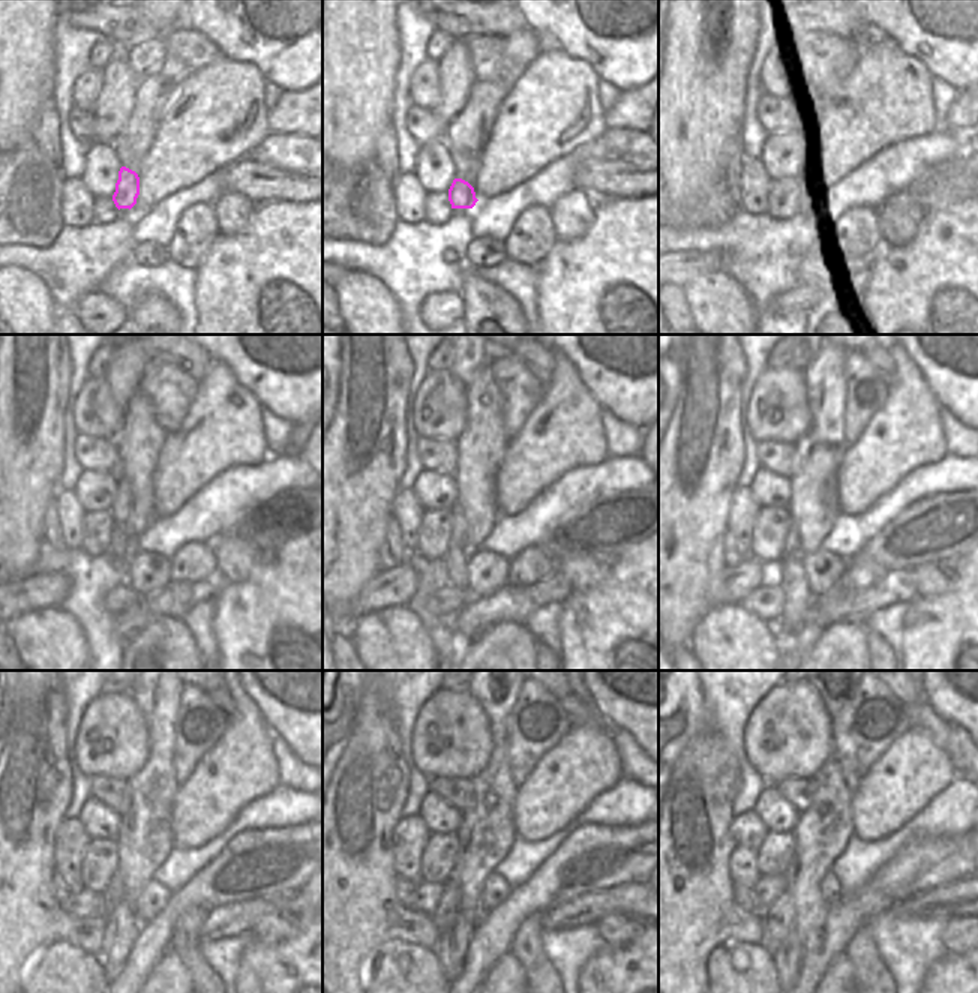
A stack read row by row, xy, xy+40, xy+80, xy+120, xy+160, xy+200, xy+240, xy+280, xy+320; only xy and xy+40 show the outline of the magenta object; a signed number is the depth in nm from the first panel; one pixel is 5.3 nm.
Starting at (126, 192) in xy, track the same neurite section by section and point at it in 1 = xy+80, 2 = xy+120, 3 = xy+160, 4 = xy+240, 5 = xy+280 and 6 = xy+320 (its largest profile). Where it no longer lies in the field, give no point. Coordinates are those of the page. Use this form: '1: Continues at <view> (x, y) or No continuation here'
1: Continues at xy+80 (795, 200)
2: Continues at xy+120 (122, 549)
3: Continues at xy+160 (456, 558)
4: Continues at xy+240 (122, 930)
5: Continues at xy+280 (452, 947)
6: Continues at xy+320 (789, 954)

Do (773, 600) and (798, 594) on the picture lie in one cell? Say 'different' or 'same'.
different

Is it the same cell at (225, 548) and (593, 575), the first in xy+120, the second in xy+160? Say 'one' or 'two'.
one

